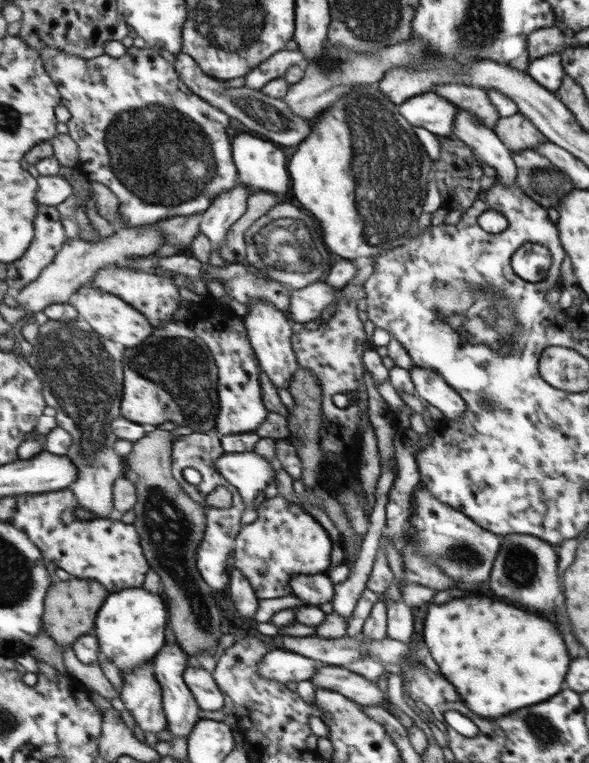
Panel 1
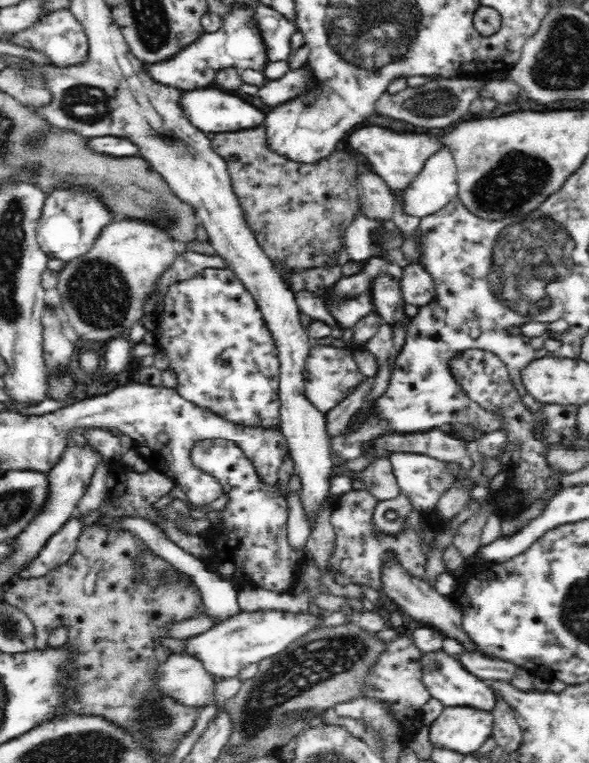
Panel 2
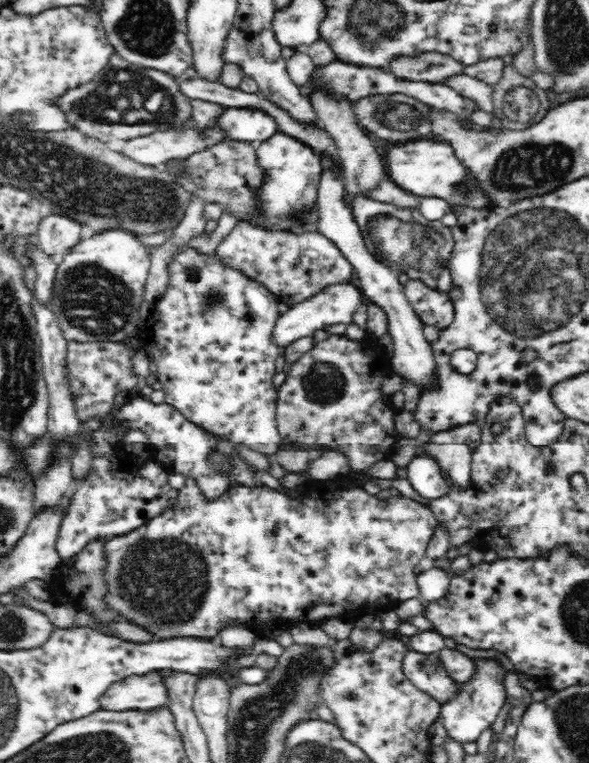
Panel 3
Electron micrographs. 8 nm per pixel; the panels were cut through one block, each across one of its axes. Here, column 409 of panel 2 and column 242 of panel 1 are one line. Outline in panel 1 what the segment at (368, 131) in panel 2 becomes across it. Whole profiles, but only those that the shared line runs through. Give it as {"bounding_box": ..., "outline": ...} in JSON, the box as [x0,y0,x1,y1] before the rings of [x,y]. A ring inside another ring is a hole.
{"bounding_box":[233,133,293,199],"outline":[[[238,133],[233,140],[234,160],[237,162],[240,171],[240,181],[246,186],[260,188],[260,191],[276,193],[285,199],[292,194],[293,188],[290,188],[290,160],[284,154],[282,147],[261,136],[252,136],[252,134]]]}

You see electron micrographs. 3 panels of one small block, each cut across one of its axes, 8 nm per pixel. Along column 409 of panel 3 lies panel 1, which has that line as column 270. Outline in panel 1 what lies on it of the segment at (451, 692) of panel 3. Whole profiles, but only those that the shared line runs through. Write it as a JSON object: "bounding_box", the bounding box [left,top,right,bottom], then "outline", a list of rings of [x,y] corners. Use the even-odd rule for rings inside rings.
{"bounding_box":[260,648,328,684],"outline":[[[278,648],[272,649],[264,658],[264,662],[260,664],[260,673],[268,679],[276,679],[284,684],[302,680],[312,681],[314,674],[318,674],[322,665],[328,664],[298,652]]]}

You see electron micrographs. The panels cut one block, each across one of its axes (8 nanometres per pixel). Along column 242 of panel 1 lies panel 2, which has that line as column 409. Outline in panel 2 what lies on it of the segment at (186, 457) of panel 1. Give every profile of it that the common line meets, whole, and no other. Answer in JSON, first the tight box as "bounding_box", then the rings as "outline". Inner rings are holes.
{"bounding_box":[372,489,450,536],"outline":[[[400,489],[394,498],[377,501],[374,504],[374,510],[372,510],[373,526],[377,531],[381,531],[386,535],[400,534],[412,529],[412,526],[408,524],[408,516],[414,514],[414,512],[420,514],[421,524],[425,524],[427,530],[435,536],[442,532],[450,522],[439,512],[437,506],[430,511],[418,510],[414,506],[411,495]],[[389,509],[395,509],[399,513],[399,517],[395,521],[389,521],[385,518],[385,512]]]}

